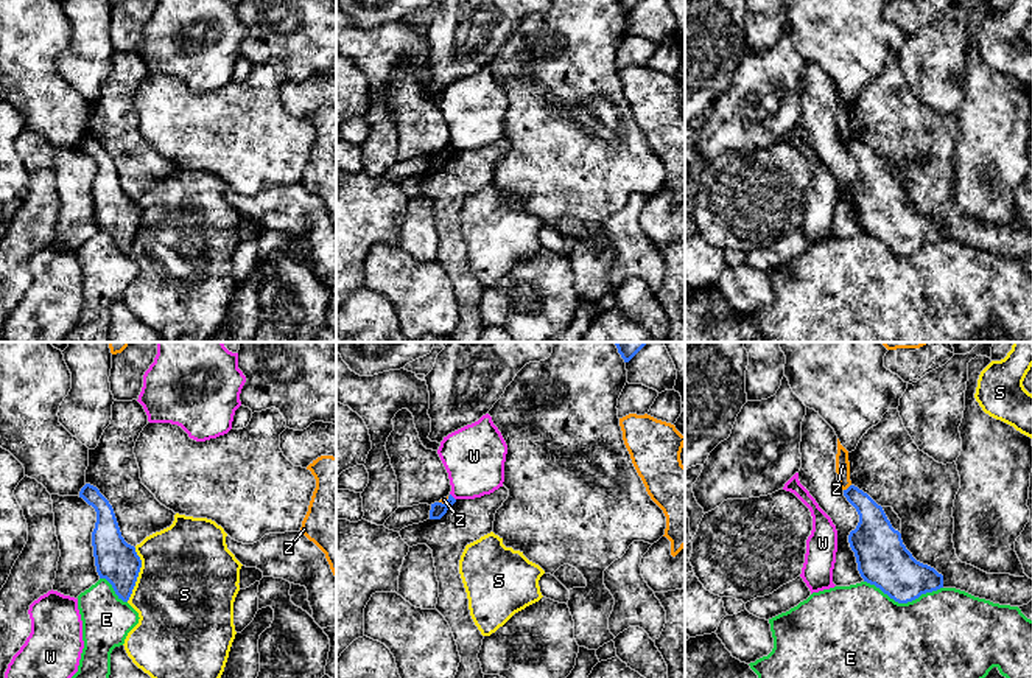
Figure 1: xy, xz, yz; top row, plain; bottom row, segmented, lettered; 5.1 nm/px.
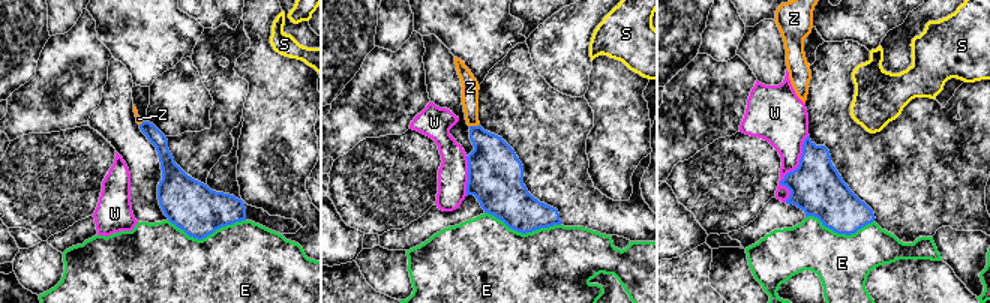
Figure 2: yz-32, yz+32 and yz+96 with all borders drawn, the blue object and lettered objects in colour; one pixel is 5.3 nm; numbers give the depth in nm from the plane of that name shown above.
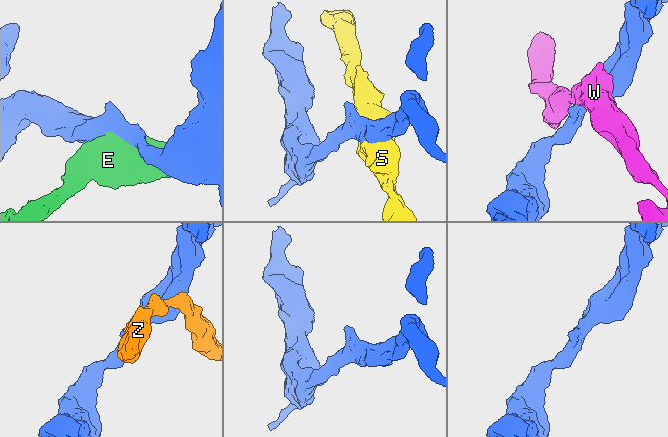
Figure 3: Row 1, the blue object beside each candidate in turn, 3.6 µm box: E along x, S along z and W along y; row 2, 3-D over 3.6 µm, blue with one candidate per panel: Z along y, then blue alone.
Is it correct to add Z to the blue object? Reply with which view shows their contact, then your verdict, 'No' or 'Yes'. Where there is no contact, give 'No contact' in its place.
Touches blue in yz. No

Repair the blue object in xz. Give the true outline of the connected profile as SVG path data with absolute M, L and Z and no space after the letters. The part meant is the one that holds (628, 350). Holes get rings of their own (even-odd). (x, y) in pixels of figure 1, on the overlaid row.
M615 342L618 353L629 362L648 342Z

